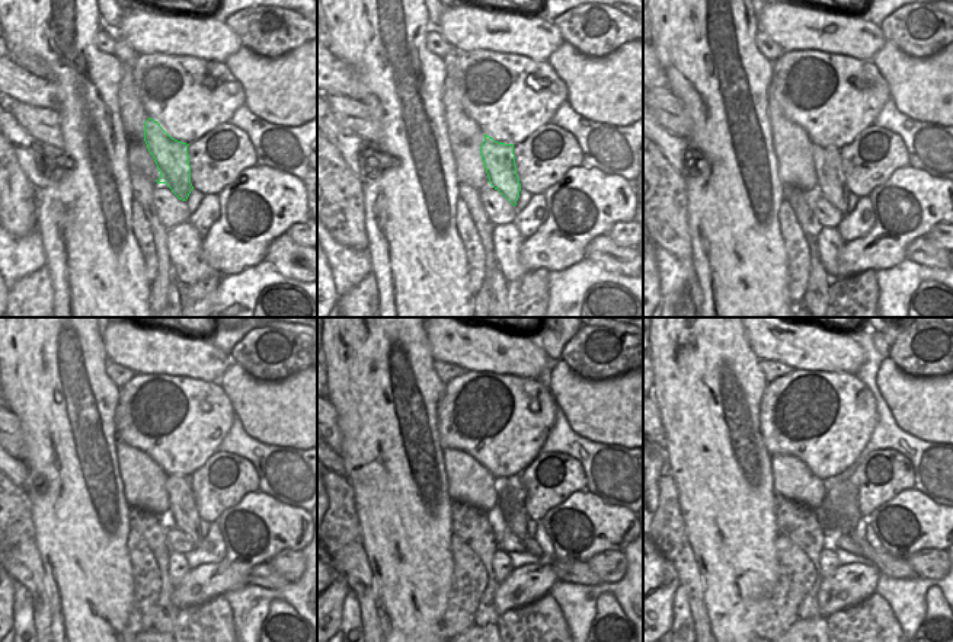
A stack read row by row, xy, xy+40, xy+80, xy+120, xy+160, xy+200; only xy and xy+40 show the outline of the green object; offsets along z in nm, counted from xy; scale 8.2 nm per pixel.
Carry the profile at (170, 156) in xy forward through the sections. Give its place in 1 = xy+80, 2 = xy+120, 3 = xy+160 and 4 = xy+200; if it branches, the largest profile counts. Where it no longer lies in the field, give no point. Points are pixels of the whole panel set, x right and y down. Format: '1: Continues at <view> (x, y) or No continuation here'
1: Continues at xy+80 (831, 181)
2: Continues at xy+120 (185, 516)
3: Continues at xy+160 (517, 523)
4: Continues at xy+200 (888, 565)

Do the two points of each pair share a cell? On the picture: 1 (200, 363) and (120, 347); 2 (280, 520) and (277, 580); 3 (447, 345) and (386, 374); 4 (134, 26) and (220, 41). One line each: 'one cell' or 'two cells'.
1: one cell
2: two cells
3: two cells
4: one cell

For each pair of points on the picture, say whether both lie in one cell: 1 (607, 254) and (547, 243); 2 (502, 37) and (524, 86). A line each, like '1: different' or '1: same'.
1: different
2: different

